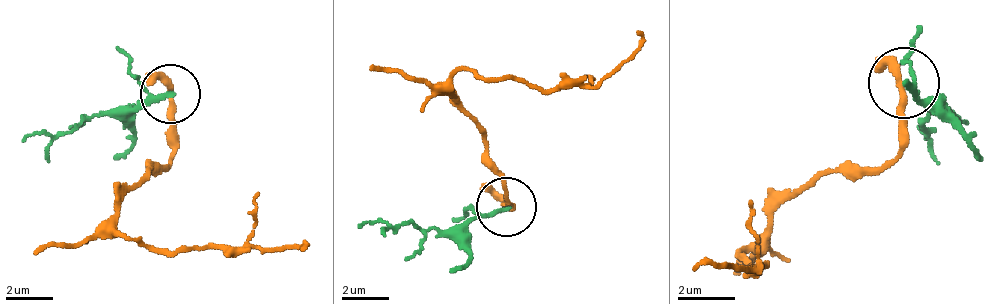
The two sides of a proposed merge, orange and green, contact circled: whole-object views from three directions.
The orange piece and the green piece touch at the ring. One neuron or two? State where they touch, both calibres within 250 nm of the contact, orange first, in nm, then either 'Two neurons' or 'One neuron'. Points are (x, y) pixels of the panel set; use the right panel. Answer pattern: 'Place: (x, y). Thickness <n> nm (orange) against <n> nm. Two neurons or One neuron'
Place: (903, 82). Thickness 260 nm (orange) against 150 nm. Two neurons

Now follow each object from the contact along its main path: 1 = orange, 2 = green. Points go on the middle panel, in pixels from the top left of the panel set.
1: (507, 205), (484, 128), (454, 98), (454, 74), (597, 86), (644, 39), (638, 33)
2: (507, 205), (448, 229), (359, 229)

